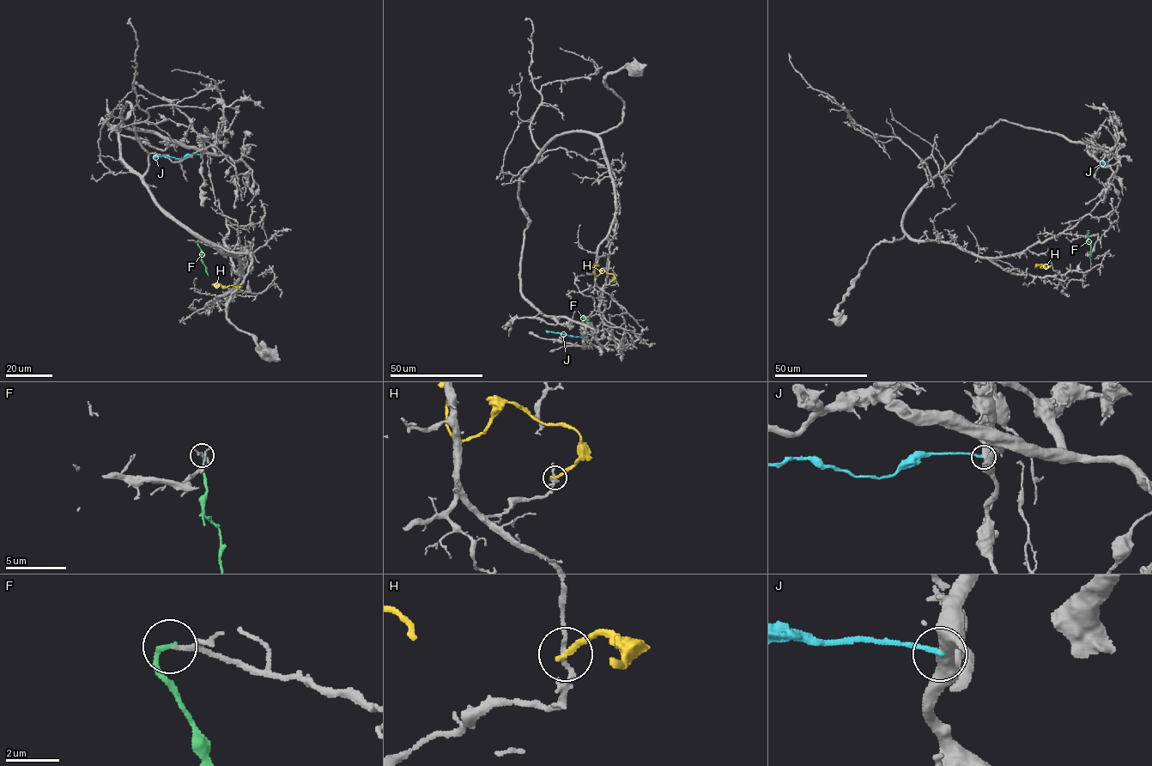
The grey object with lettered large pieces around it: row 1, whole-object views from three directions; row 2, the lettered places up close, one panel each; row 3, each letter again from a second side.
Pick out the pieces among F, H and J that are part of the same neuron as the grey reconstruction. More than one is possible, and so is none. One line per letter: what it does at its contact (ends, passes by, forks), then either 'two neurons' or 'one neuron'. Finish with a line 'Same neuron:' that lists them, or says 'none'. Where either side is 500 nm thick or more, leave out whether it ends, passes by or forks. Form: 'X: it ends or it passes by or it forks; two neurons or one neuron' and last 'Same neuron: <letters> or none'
F: it ends; one neuron
H: it ends; two neurons
J: it ends; two neurons
Same neuron: F

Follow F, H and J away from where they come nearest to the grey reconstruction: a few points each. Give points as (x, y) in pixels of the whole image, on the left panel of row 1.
F: (198, 243), (200, 258), (209, 276)
H: (234, 288), (220, 285)
J: (200, 155), (187, 154), (180, 159), (166, 155), (153, 157)

